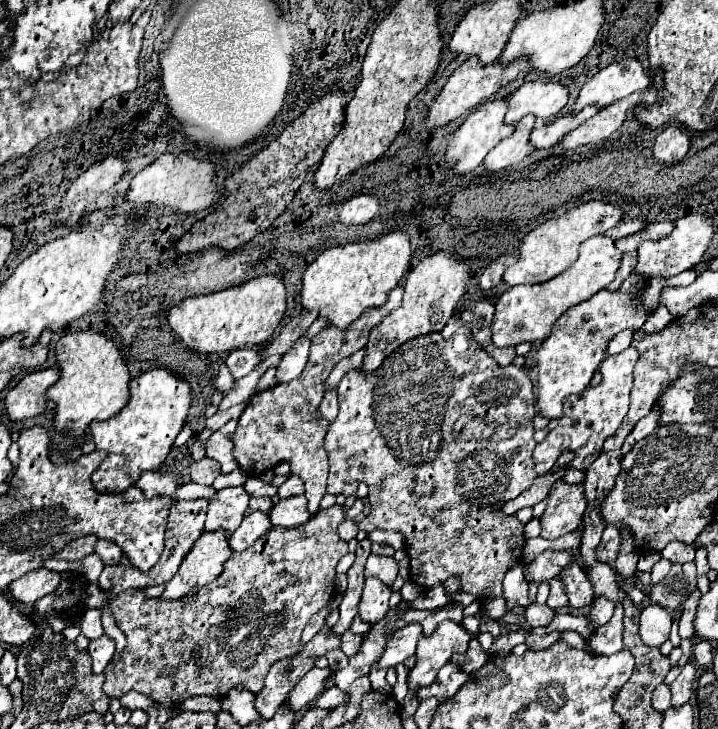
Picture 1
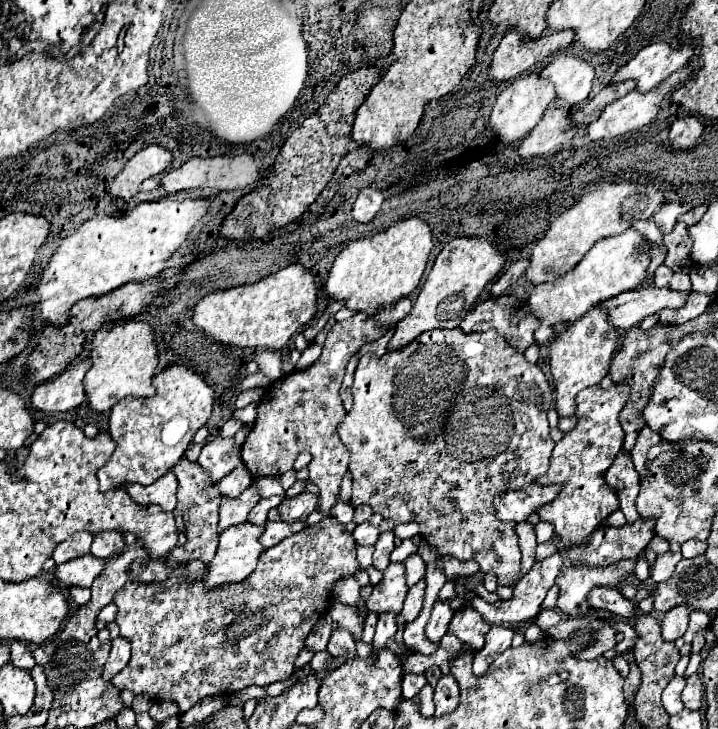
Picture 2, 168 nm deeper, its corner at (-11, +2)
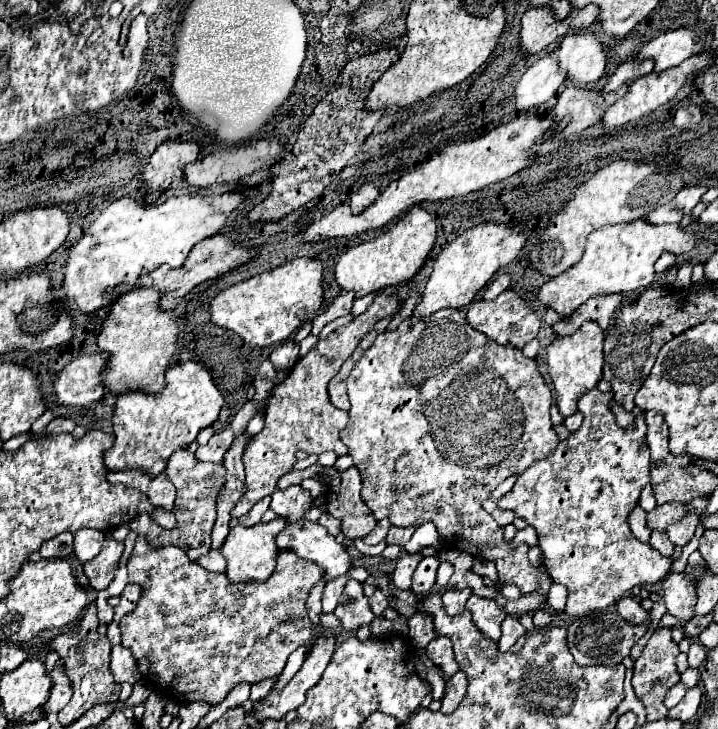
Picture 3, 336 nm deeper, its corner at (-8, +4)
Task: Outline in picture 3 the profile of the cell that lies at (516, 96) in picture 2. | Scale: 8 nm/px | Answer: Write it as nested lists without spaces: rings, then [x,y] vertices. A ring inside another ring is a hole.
[[[553,54],[539,58],[527,68],[523,78],[517,82],[513,92],[513,102],[519,112],[537,110],[541,104],[549,102],[565,82],[565,72],[557,68],[557,58]]]

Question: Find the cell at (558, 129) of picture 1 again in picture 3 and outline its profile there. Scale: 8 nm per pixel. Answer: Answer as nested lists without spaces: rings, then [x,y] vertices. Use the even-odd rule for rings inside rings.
[[[629,58],[627,62],[623,62],[607,80],[607,84],[603,86],[603,92],[609,94],[613,90],[617,90],[621,84],[631,84],[637,78],[643,78],[645,74],[651,74],[653,70],[653,62],[639,62],[635,58]]]

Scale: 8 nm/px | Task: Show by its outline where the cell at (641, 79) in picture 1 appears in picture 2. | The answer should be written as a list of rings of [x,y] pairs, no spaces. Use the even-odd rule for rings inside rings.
[[[656,42],[642,48],[626,66],[622,66],[612,82],[636,80],[636,90],[648,92],[658,86],[666,76],[684,68],[694,54],[694,46],[682,44],[672,46],[666,42]]]

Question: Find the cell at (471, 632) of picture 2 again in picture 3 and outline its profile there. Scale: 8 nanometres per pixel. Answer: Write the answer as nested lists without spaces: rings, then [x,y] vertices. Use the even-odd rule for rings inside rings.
[[[471,596],[465,604],[465,608],[471,612],[473,616],[473,624],[475,628],[479,628],[479,632],[497,642],[499,636],[501,636],[501,620],[507,616],[507,612],[495,602],[495,600],[489,600],[489,598],[479,598],[479,596]]]

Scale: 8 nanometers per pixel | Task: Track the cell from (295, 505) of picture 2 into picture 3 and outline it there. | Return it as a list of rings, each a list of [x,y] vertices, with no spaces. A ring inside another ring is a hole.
[[[289,486],[287,490],[275,490],[271,494],[271,510],[287,522],[301,520],[309,512],[311,504],[311,494],[301,486]]]

